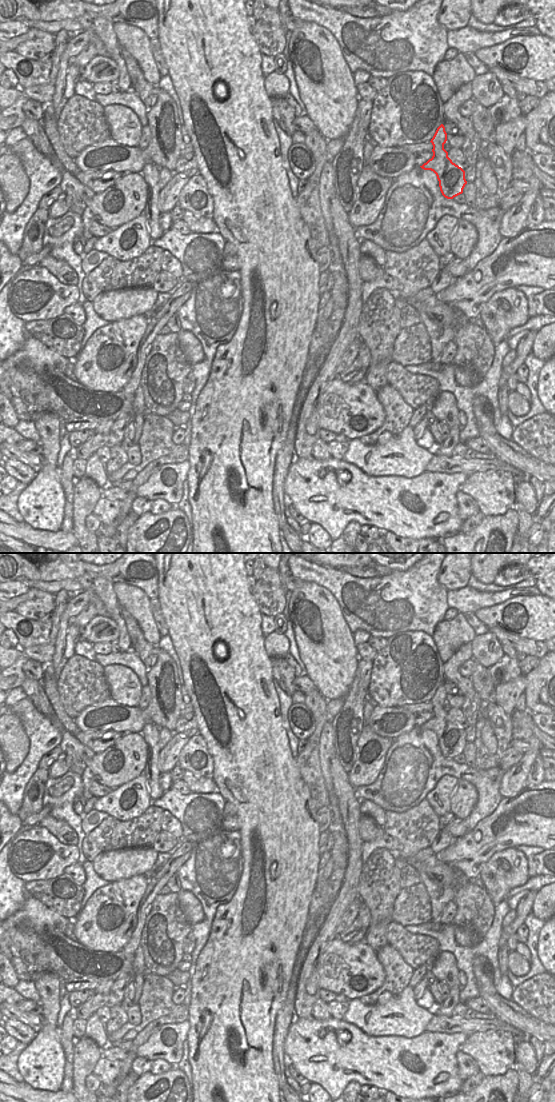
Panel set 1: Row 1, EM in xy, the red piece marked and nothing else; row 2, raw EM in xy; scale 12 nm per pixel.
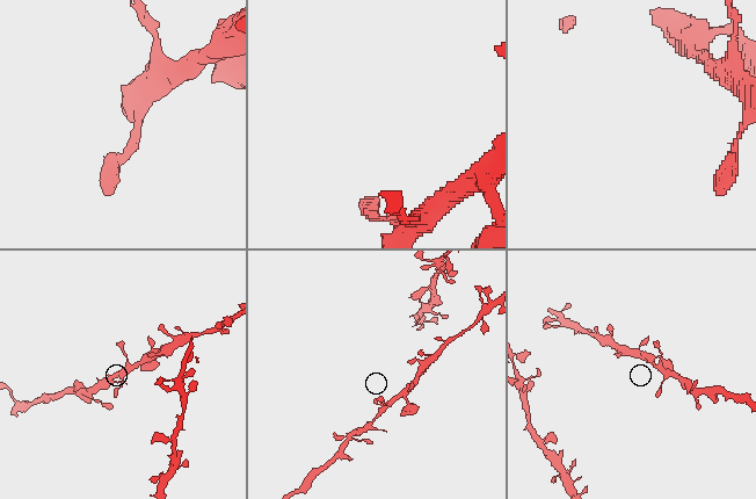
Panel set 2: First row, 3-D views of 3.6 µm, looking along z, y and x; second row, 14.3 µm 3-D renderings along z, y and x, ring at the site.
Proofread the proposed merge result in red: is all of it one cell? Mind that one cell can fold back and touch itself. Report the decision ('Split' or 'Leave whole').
Leave whole.

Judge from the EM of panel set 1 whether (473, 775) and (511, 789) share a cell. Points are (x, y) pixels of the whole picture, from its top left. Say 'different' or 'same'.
different

